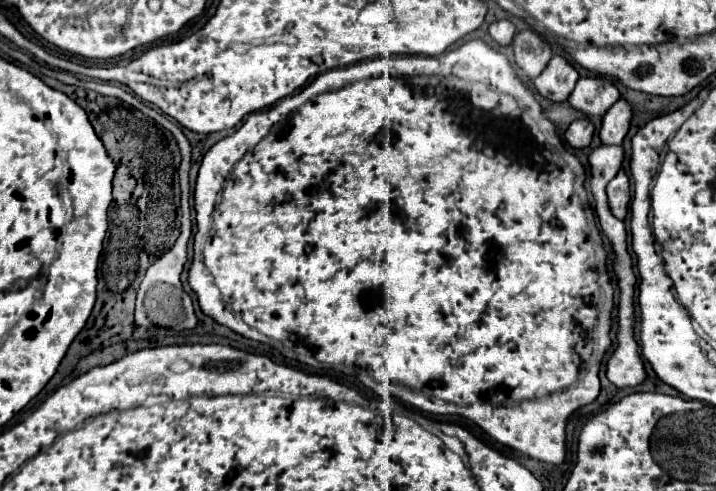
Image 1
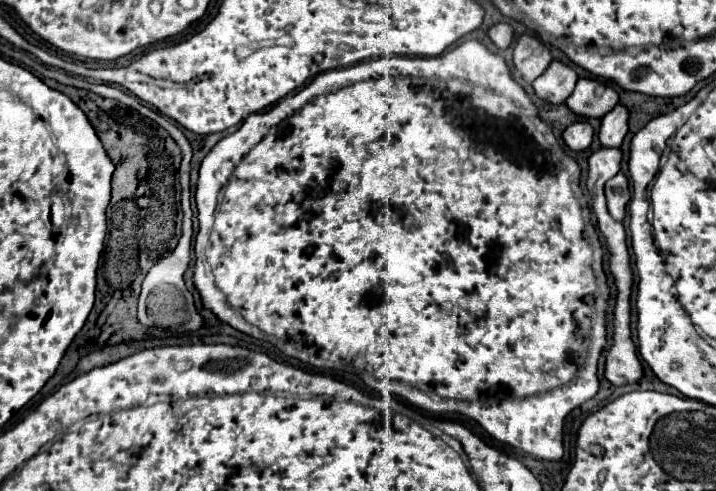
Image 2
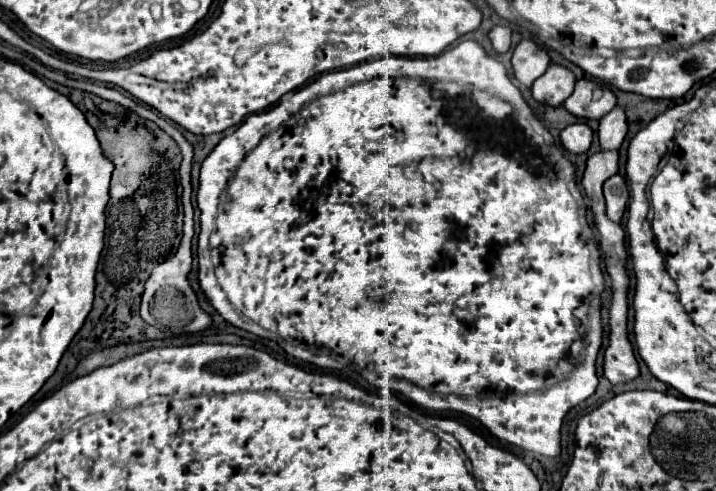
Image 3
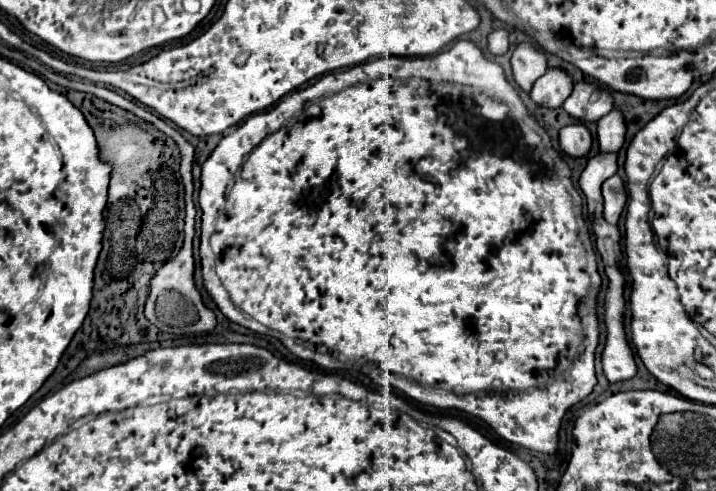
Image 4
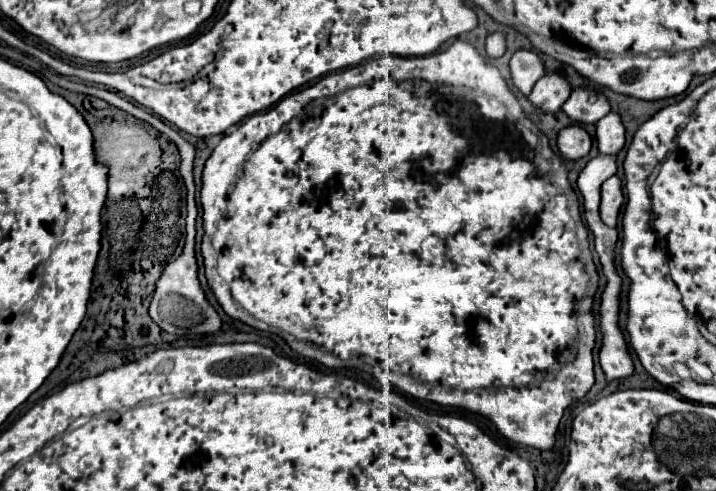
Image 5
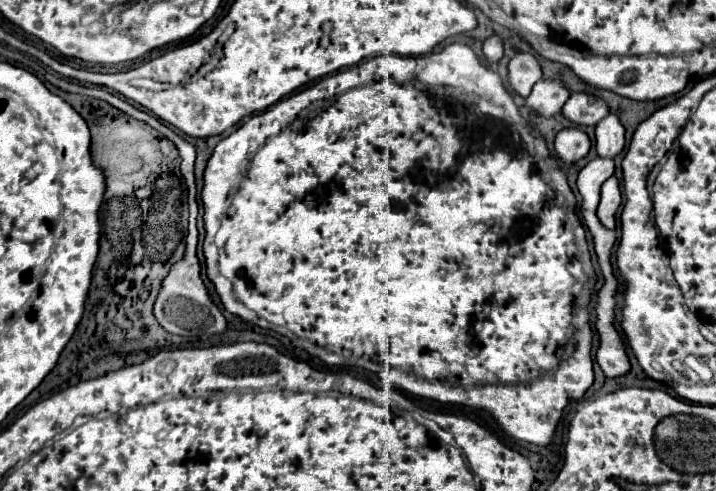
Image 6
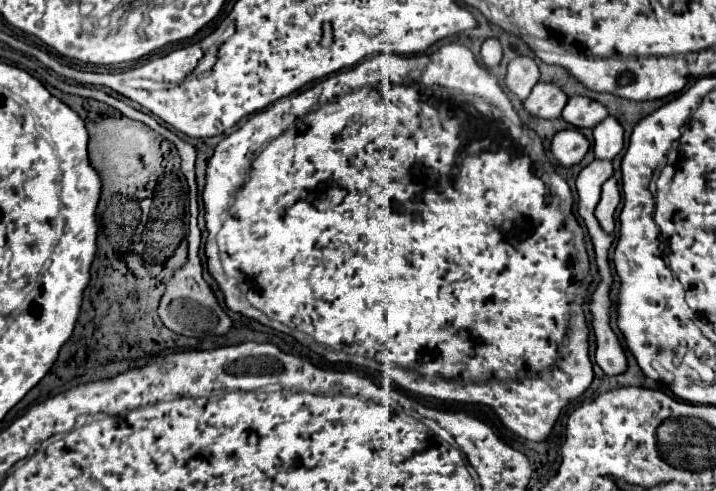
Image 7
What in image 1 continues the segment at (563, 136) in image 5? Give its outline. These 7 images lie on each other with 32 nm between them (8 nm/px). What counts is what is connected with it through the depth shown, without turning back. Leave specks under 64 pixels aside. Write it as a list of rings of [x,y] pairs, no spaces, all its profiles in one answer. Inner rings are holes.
[[[578,118],[566,130],[566,140],[572,148],[586,148],[592,142],[594,122],[590,118]]]

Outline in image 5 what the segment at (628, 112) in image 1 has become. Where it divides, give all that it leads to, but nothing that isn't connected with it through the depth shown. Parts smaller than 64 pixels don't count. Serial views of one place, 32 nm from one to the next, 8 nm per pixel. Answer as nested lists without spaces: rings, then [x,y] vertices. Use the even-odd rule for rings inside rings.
[[[616,112],[606,114],[596,124],[596,140],[600,154],[618,154],[624,146],[624,126],[622,118]]]

